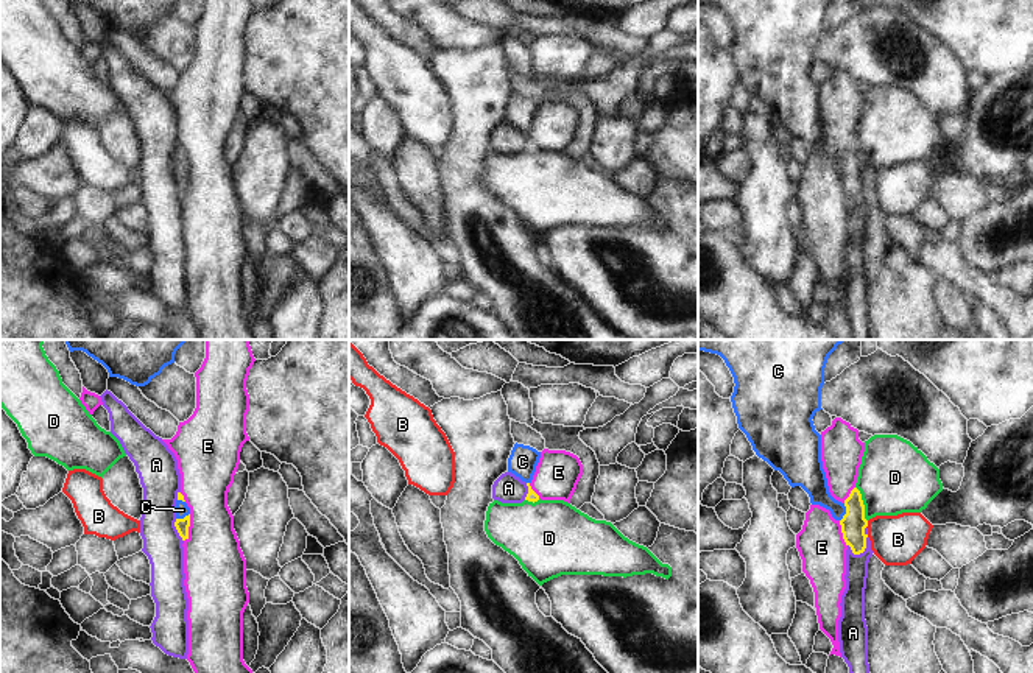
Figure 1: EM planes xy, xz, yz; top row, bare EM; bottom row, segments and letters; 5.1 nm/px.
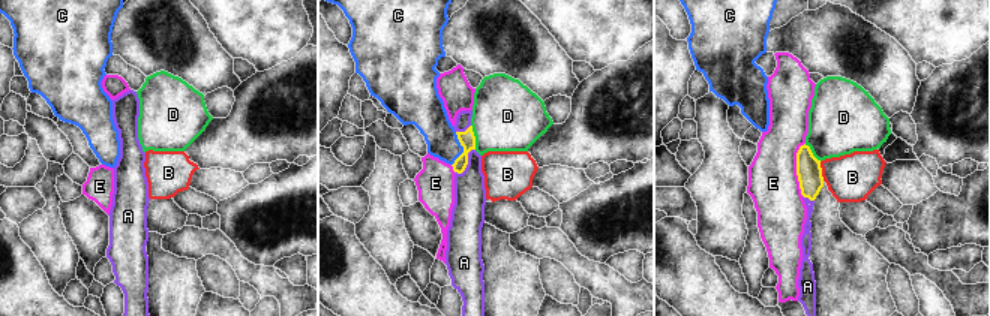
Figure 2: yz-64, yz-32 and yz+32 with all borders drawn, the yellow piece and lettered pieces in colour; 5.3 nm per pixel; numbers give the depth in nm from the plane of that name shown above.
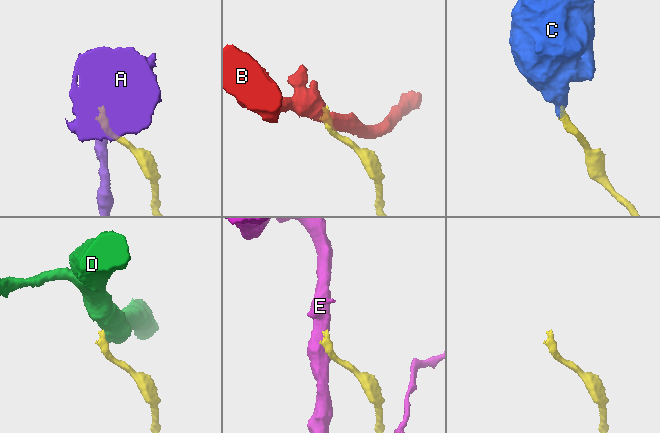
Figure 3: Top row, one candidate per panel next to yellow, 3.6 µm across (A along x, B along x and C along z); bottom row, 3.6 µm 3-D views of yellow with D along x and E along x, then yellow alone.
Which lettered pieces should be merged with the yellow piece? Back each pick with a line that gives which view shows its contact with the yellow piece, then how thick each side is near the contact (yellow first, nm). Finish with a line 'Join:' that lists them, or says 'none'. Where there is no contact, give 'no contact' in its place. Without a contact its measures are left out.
C: meets yellow in yz; 130 nm thick on the yellow side, 140 nm on the other
Join: C

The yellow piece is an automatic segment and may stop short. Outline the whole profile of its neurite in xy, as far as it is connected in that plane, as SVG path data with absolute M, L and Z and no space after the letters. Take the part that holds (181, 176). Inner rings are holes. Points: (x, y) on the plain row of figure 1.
M178 143L176 151L176 173L175 178L182 189L182 192L189 190L189 178L190 178L190 159L187 157L184 146Z

